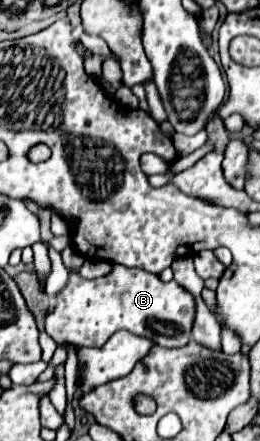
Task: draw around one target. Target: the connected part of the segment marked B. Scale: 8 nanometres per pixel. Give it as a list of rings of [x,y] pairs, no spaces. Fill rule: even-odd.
[[[113,264],[113,270],[95,280],[83,280],[69,270],[69,282],[57,296],[55,310],[47,316],[45,330],[57,342],[73,342],[77,346],[103,346],[113,332],[127,330],[135,336],[153,340],[165,348],[181,348],[193,338],[195,296],[175,280],[163,282],[157,274],[141,268],[125,268]]]

